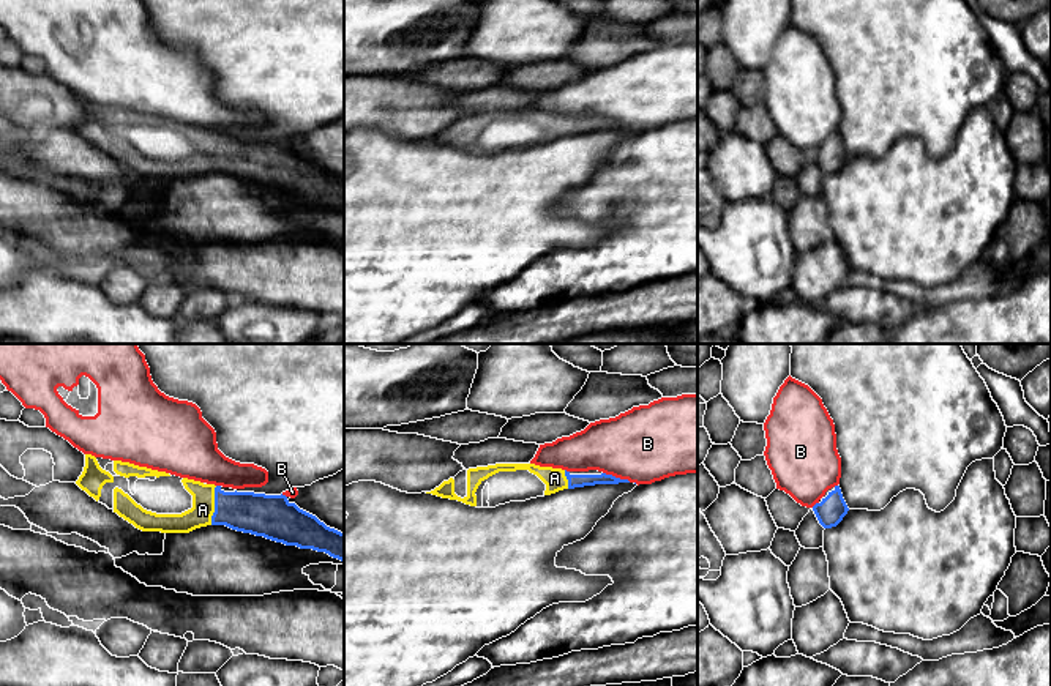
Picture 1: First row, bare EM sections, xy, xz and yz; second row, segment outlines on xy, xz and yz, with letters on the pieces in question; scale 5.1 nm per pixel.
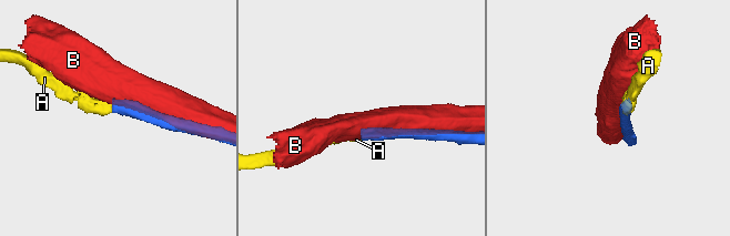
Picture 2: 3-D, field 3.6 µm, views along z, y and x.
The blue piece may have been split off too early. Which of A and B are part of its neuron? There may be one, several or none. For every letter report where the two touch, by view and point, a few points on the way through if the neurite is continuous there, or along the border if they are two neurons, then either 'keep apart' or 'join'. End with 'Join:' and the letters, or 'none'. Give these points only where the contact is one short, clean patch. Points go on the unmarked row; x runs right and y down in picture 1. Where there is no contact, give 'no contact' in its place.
A: meets blue in xy at (215, 152); runs through xy (259, 161), (215, 152), (202, 156); join
B: meets blue in xz at (617, 125); keep apart
Join: A

